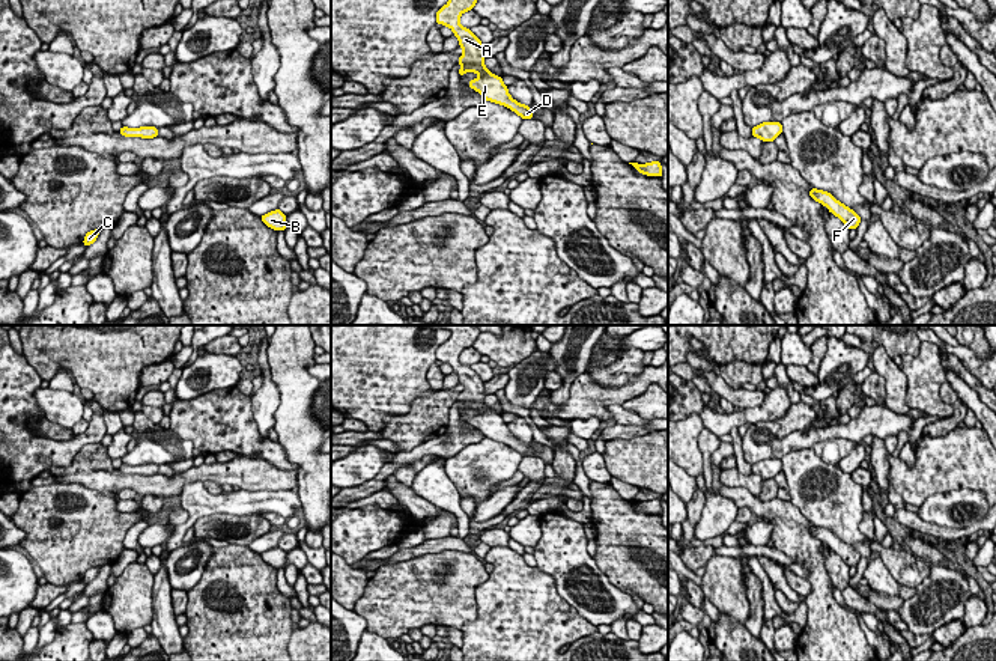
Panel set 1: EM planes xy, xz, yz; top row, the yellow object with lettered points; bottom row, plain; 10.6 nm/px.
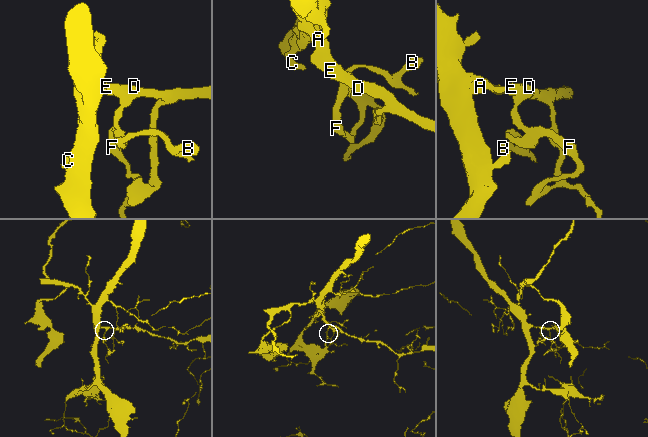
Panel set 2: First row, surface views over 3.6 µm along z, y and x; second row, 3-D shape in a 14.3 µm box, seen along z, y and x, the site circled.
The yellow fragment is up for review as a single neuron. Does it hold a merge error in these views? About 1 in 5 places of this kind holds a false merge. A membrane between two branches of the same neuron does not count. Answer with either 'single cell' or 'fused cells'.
single cell

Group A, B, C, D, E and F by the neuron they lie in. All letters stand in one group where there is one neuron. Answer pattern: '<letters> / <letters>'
A B C D E F

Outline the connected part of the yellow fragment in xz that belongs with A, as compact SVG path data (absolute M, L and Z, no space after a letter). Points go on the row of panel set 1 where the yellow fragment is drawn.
M448 0L435 17L438 24L447 26L453 30L453 35L459 39L459 47L463 48L463 54L457 60L460 65L459 75L462 77L465 72L478 74L478 78L468 81L469 87L477 90L486 101L501 104L513 110L522 119L533 119L531 107L515 101L507 90L507 86L503 83L503 78L493 75L484 66L484 45L480 39L471 32L471 29L460 26L460 15L471 11L475 3L477 0Z

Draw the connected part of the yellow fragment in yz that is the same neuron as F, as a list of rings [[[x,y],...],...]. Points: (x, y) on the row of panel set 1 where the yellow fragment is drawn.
[[[811,188],[809,196],[818,203],[824,205],[829,212],[837,215],[849,229],[856,229],[859,226],[861,217],[853,209],[838,202],[827,191]]]

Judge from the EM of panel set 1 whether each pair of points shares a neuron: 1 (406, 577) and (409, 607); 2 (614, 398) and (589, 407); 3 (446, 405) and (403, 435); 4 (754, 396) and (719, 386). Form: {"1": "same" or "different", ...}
{"1": "same", "2": "same", "3": "same", "4": "same"}

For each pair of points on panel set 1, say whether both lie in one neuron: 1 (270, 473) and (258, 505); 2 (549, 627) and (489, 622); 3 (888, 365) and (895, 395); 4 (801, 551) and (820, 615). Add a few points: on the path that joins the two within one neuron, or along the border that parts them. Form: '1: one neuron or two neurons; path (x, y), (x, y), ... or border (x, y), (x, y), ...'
1: two neurons; border (239, 488), (250, 491), (292, 491)
2: one neuron; path (534, 622), (504, 622)
3: one neuron; path (891, 372), (895, 387)
4: one neuron; path (816, 566), (820, 581), (820, 600)

